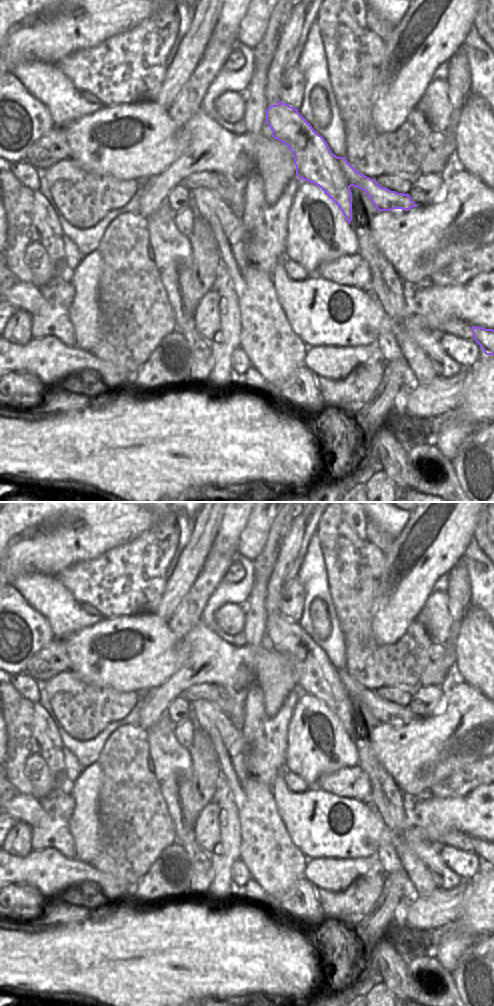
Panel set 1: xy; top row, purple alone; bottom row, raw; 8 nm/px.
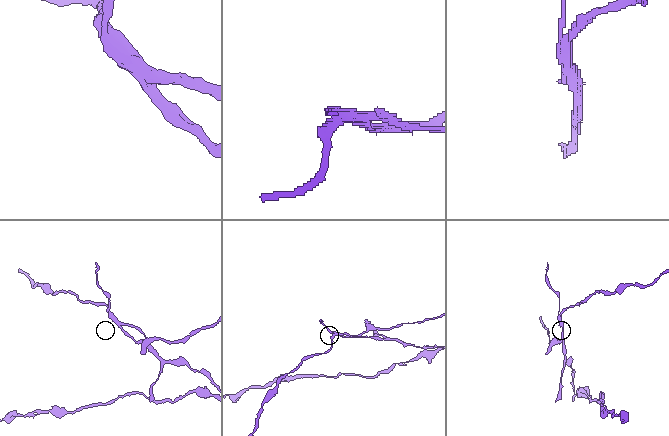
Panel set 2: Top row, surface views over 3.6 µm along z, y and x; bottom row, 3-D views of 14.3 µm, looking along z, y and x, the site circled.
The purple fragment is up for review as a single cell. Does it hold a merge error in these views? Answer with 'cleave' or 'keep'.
cleave

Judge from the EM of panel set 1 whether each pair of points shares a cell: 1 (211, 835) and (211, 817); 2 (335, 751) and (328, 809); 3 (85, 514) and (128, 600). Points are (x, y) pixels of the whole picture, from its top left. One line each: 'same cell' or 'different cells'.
1: same cell
2: different cells
3: different cells

